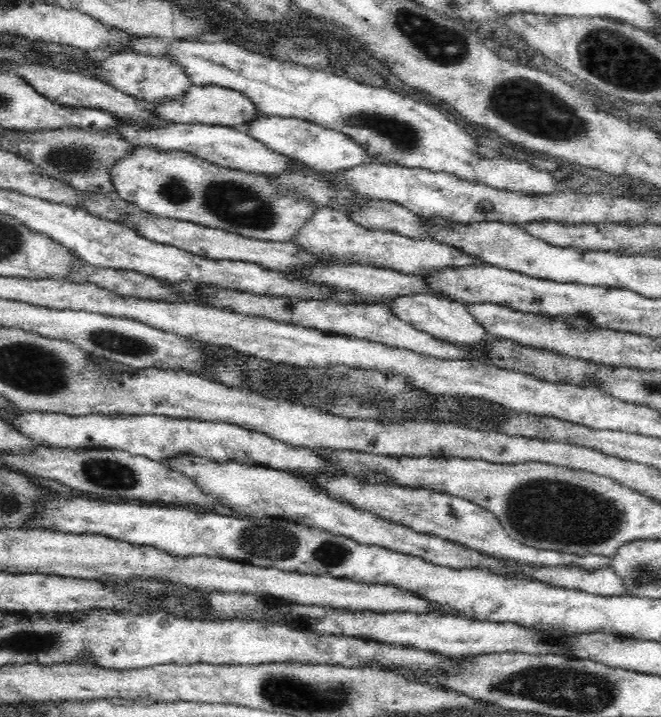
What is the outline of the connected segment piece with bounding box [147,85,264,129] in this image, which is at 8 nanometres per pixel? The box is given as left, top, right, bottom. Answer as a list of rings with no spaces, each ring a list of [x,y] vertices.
[[[193,85],[184,99],[178,99],[177,102],[160,103],[157,106],[147,105],[148,107],[153,107],[157,114],[172,123],[211,124],[229,126],[236,129],[242,126],[249,126],[254,120],[260,119],[264,115],[261,114],[261,109],[242,93],[220,87]]]

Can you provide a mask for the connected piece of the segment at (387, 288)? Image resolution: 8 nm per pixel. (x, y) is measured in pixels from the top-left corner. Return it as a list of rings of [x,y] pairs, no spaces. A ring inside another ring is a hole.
[[[347,262],[347,264],[336,263],[334,266],[316,266],[307,269],[296,269],[296,273],[306,273],[316,282],[326,282],[326,285],[334,286],[334,289],[350,288],[354,293],[361,294],[364,298],[369,298],[371,304],[374,300],[384,297],[398,297],[399,294],[408,293],[432,293],[434,296],[442,296],[431,291],[423,280],[418,280],[414,275],[401,273],[400,271],[387,268],[378,268],[372,265],[358,264],[357,262]]]

